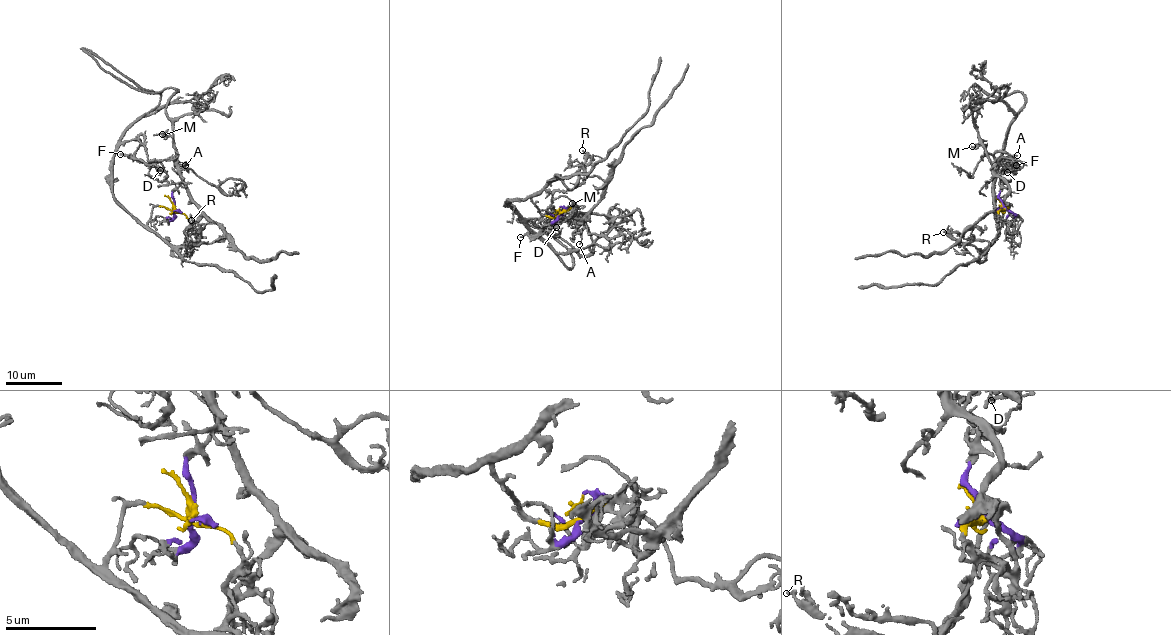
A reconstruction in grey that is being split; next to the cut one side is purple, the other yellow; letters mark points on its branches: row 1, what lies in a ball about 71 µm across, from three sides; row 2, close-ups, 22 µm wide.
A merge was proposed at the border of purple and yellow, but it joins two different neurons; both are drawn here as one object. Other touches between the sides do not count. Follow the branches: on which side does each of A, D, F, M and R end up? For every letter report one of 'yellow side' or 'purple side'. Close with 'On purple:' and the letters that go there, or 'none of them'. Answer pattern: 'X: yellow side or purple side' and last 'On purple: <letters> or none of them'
A: purple side
D: yellow side
F: yellow side
M: purple side
R: yellow side
On purple: A, M

